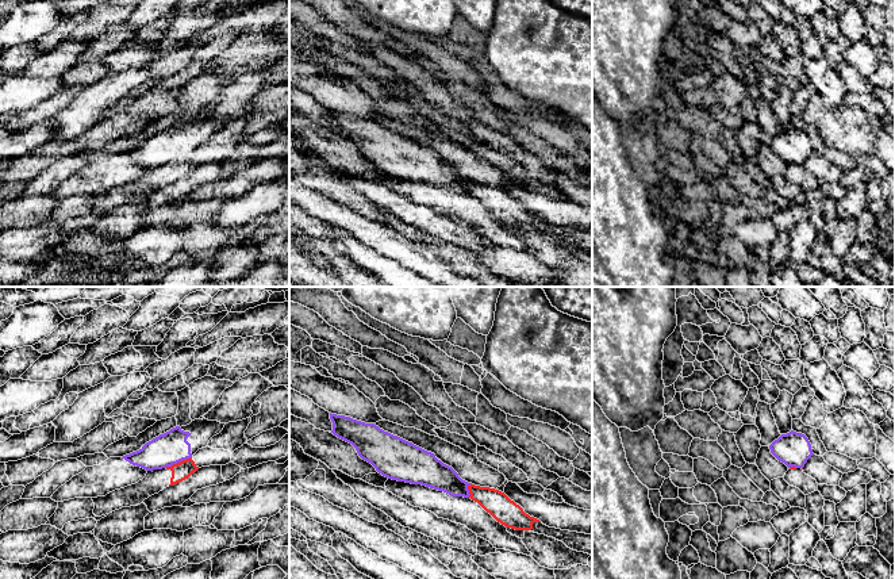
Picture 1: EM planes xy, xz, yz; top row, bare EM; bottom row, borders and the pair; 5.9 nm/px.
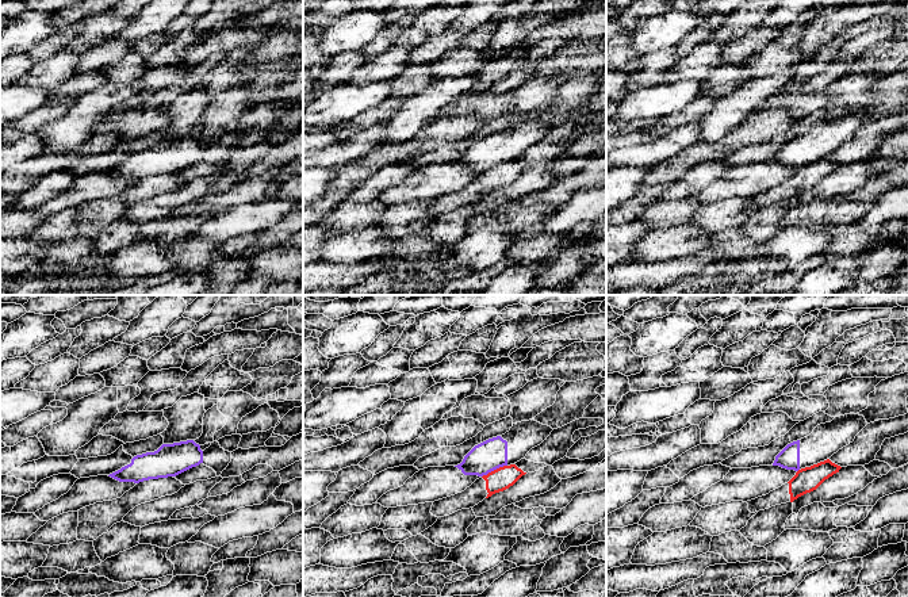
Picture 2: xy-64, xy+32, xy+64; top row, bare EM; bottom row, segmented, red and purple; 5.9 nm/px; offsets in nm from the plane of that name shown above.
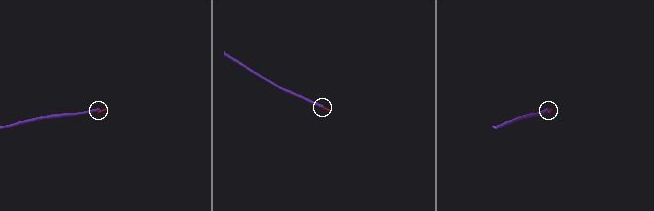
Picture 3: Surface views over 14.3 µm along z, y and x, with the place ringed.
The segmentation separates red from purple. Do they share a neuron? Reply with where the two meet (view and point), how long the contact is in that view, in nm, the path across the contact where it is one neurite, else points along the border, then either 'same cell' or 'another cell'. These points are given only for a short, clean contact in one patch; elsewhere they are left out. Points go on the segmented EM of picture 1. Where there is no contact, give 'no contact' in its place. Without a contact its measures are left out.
contact xy (177, 463); length 170 nm; border xy (191, 456), (165, 467); another cell

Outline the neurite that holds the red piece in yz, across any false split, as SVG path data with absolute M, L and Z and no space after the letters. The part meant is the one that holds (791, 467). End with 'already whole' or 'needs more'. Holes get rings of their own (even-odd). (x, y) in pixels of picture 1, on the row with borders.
M788 468L784 475L784 480L790 486L799 488L804 495L808 495L818 490L817 480L806 475L802 468Z; needs more

